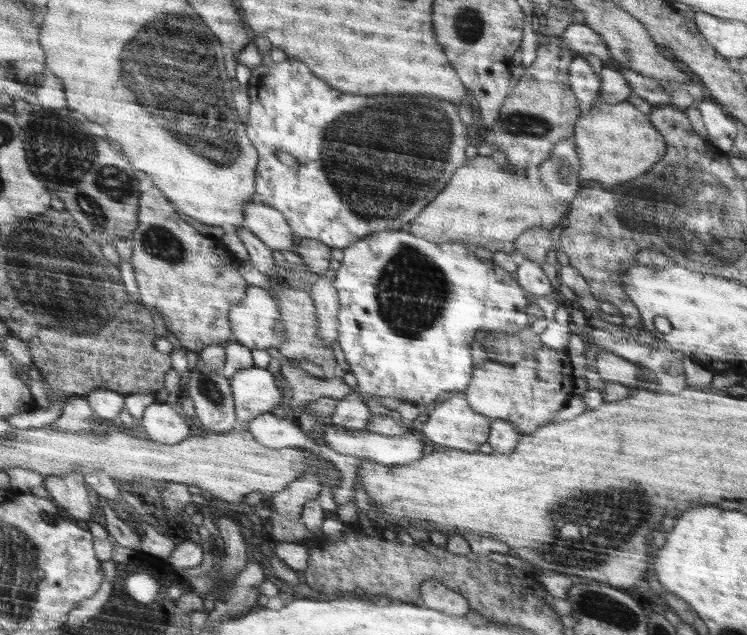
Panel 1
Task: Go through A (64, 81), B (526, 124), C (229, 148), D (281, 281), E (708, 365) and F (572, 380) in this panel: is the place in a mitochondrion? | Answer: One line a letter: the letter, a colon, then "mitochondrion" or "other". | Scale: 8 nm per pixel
A: other
B: mitochondrion
C: mitochondrion
D: other
E: other
F: other

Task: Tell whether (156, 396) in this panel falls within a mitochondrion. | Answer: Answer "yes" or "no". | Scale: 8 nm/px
no

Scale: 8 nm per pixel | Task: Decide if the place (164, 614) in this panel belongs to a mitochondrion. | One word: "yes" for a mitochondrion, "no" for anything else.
no

